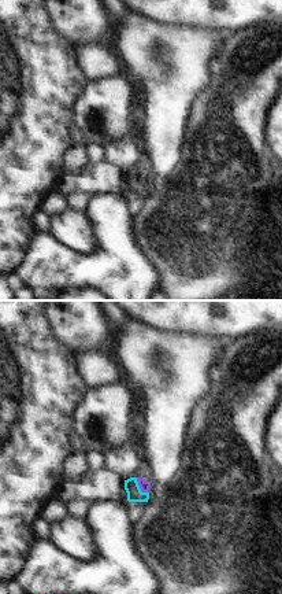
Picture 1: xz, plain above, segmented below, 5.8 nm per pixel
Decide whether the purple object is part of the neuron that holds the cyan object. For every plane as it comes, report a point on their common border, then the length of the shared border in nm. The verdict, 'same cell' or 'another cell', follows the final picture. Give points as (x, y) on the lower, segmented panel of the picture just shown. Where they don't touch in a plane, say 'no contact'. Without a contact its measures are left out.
contact (138, 487); length 120 nm

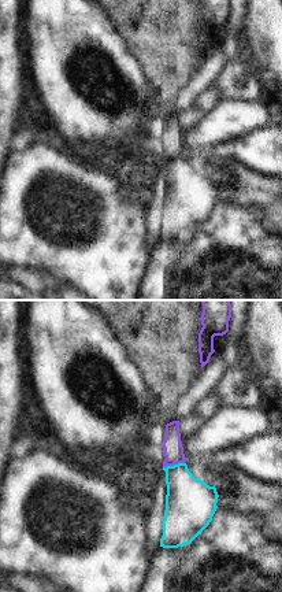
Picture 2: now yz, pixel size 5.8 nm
contact (174, 465); length 130 nm

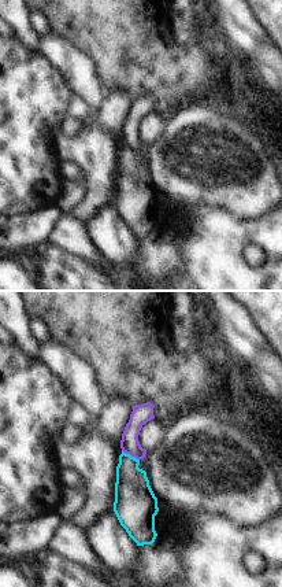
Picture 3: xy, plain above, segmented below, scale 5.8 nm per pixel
contact (129, 454); length 120 nm

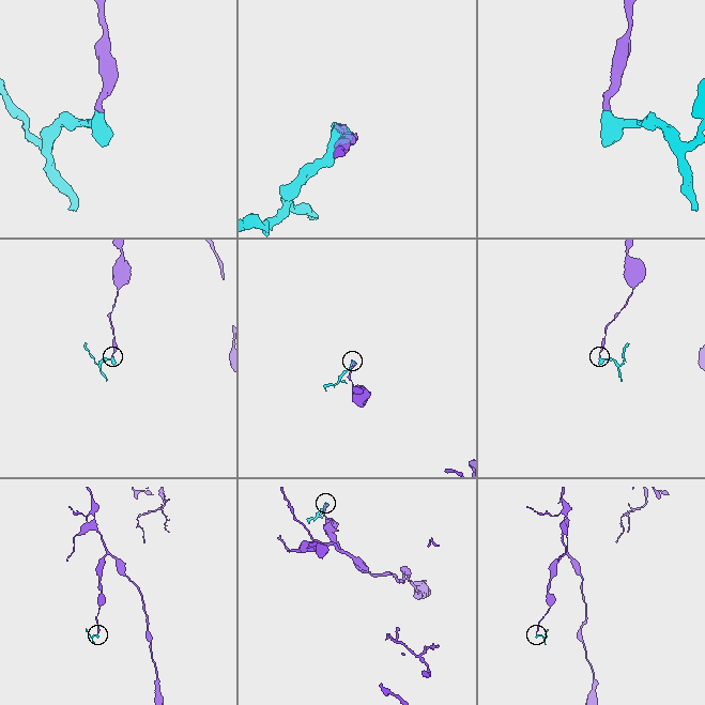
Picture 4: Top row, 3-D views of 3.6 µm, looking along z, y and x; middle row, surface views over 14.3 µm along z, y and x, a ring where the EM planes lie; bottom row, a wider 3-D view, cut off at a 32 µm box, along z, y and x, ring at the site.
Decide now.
another cell

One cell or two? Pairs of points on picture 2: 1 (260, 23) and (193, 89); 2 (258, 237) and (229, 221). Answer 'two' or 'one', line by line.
1: two
2: one

